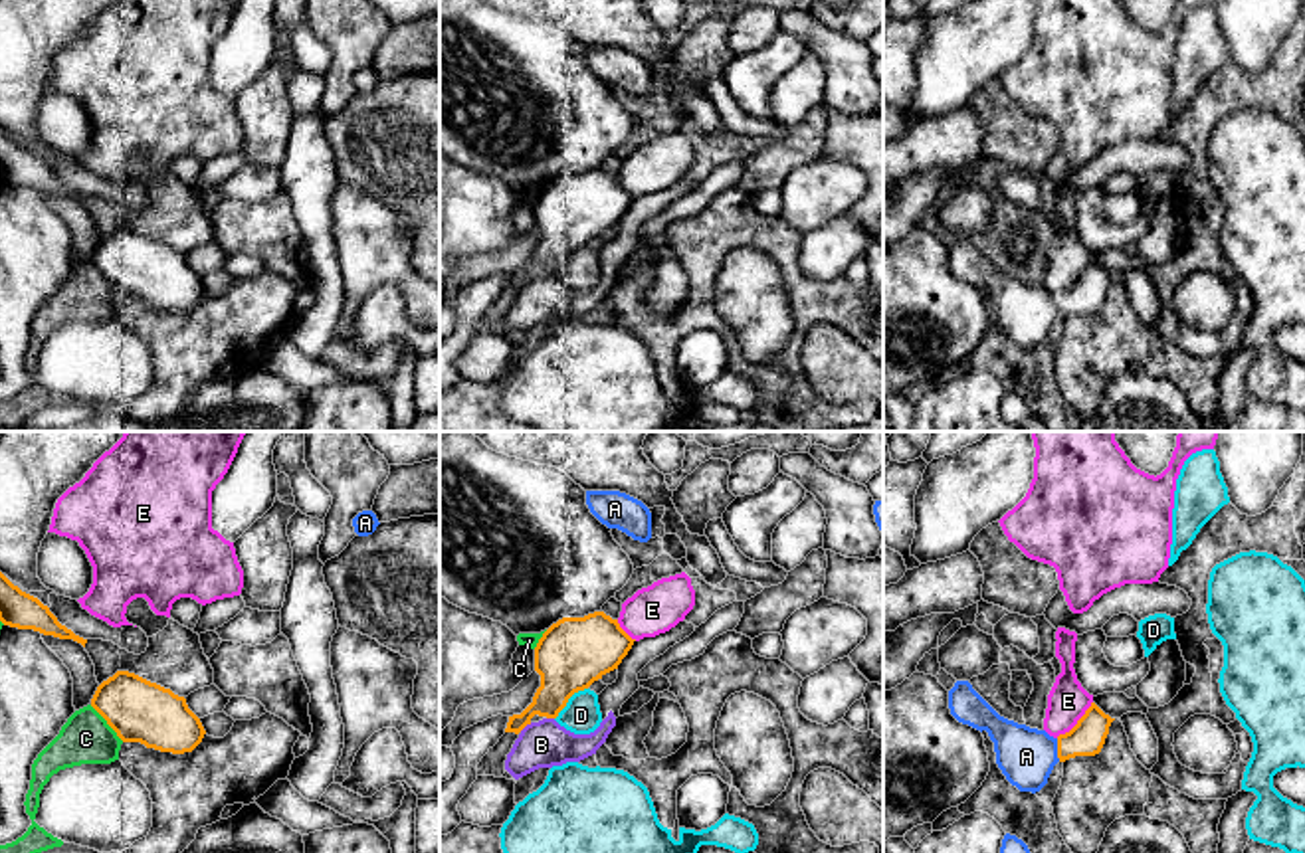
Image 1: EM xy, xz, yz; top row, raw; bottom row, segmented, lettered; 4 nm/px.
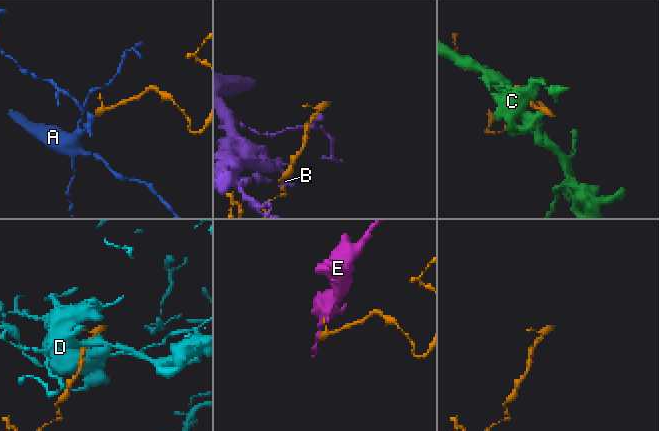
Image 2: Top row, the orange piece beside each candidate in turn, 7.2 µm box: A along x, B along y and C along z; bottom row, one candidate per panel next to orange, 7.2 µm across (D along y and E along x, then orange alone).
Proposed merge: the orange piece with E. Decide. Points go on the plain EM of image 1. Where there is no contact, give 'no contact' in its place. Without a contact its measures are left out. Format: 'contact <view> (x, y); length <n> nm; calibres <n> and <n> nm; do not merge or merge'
contact yz (1078, 280); length 220 nm; calibres 140 and 160 nm; do not merge

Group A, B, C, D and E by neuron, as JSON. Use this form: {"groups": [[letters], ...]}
{"groups": [["A"], ["B"], ["C"], ["D"], ["E"]]}

